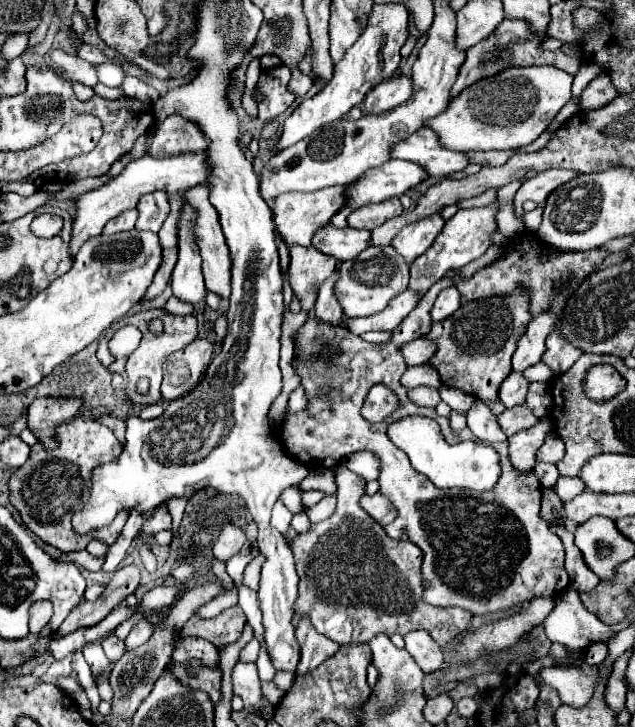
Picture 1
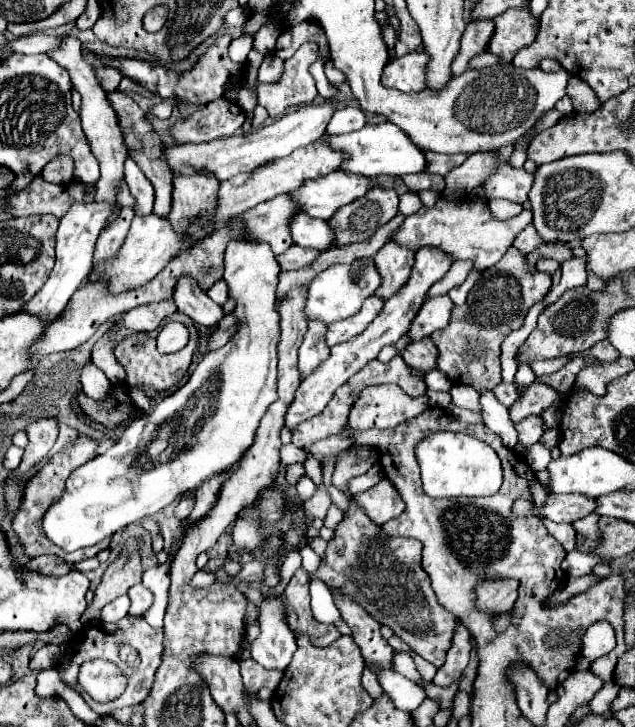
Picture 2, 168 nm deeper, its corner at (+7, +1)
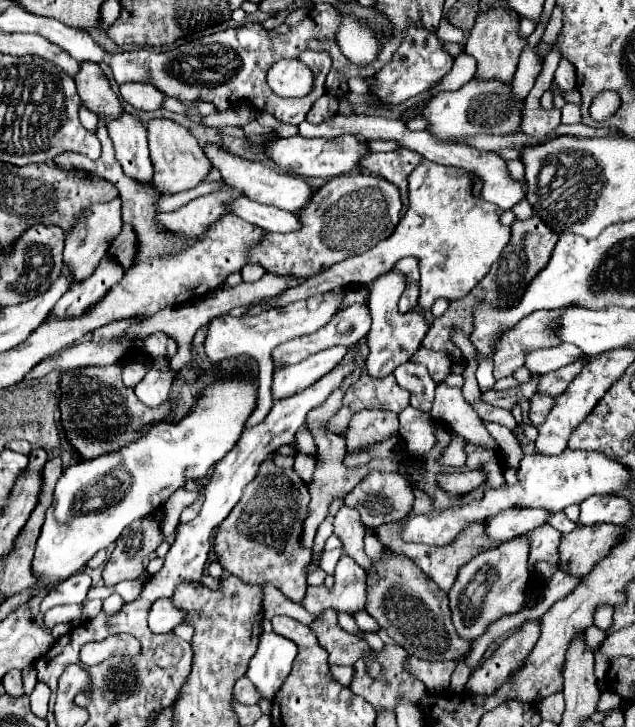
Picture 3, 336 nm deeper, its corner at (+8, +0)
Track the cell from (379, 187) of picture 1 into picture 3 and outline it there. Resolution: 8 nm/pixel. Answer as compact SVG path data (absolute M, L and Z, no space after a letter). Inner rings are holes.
M206 145L204 153L208 155L212 167L220 169L222 179L226 179L232 187L238 187L246 197L264 203L264 205L274 205L278 209L286 209L286 211L294 211L300 213L312 199L316 189L302 177L290 177L290 175L278 175L274 169L266 167L262 161L246 161L240 157L232 157L228 153L224 153L222 149L218 149L216 145Z

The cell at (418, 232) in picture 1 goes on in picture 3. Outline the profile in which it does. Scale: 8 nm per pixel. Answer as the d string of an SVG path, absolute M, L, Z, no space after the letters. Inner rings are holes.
M392 269L392 271L376 277L374 281L370 281L368 287L370 287L368 307L370 307L370 315L372 315L372 329L368 333L370 355L368 355L366 371L372 377L384 377L384 375L390 375L394 371L394 367L398 367L400 363L406 363L410 359L410 355L420 347L424 335L428 333L430 323L427 322L422 312L413 311L398 315L396 300L399 300L406 287L406 277L402 273Z

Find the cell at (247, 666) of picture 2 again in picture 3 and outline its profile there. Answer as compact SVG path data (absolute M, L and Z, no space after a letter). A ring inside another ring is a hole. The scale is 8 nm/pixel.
M244 675L244 677L240 677L240 679L236 681L236 685L234 685L234 697L236 697L238 701L242 701L242 703L252 705L252 703L258 703L258 701L260 701L260 691L256 691L254 685L252 685L252 681Z

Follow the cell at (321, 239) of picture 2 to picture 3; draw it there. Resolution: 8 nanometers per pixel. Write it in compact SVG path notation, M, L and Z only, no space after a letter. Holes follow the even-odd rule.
M248 197L236 199L232 203L232 207L234 207L234 211L232 211L234 215L248 219L248 223L254 223L270 233L294 233L294 231L300 231L300 227L302 227L298 215L294 215L290 211L282 211L278 207L256 203Z

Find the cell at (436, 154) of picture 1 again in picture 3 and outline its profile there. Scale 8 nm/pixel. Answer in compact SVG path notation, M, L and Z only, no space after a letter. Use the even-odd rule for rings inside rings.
M294 135L288 139L272 141L266 147L266 155L276 161L280 167L296 171L300 177L322 177L322 179L334 179L340 175L348 175L352 171L358 171L360 161L370 155L370 143L360 141L354 135L342 135L338 139L308 139L302 135Z

